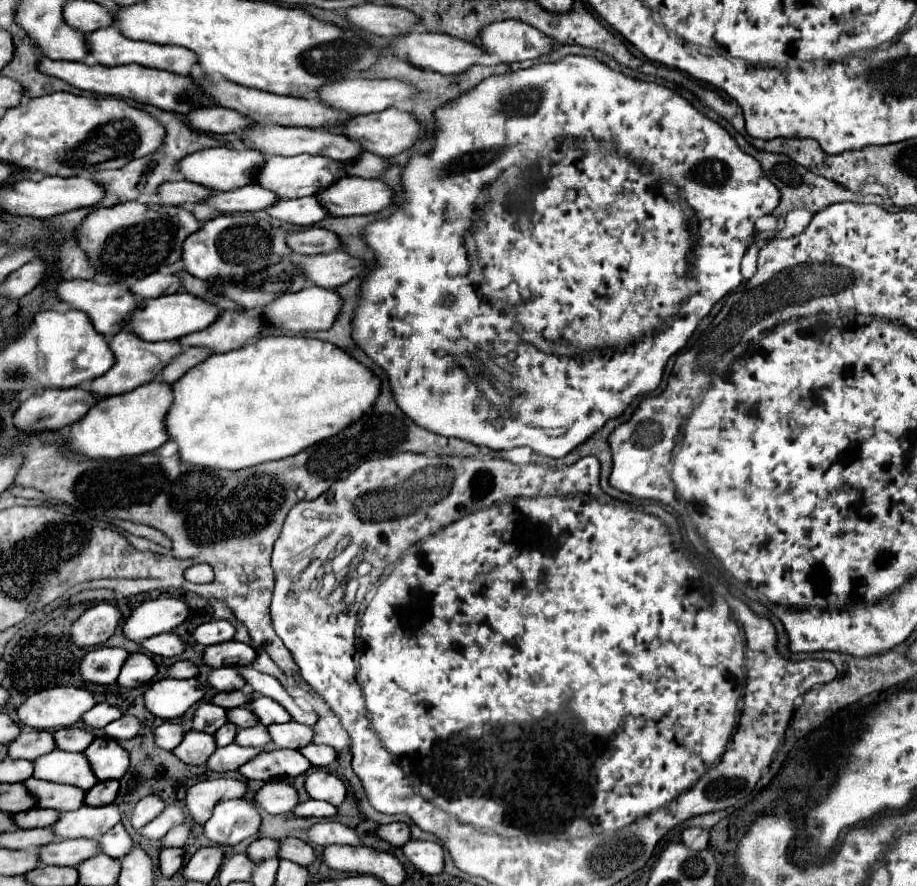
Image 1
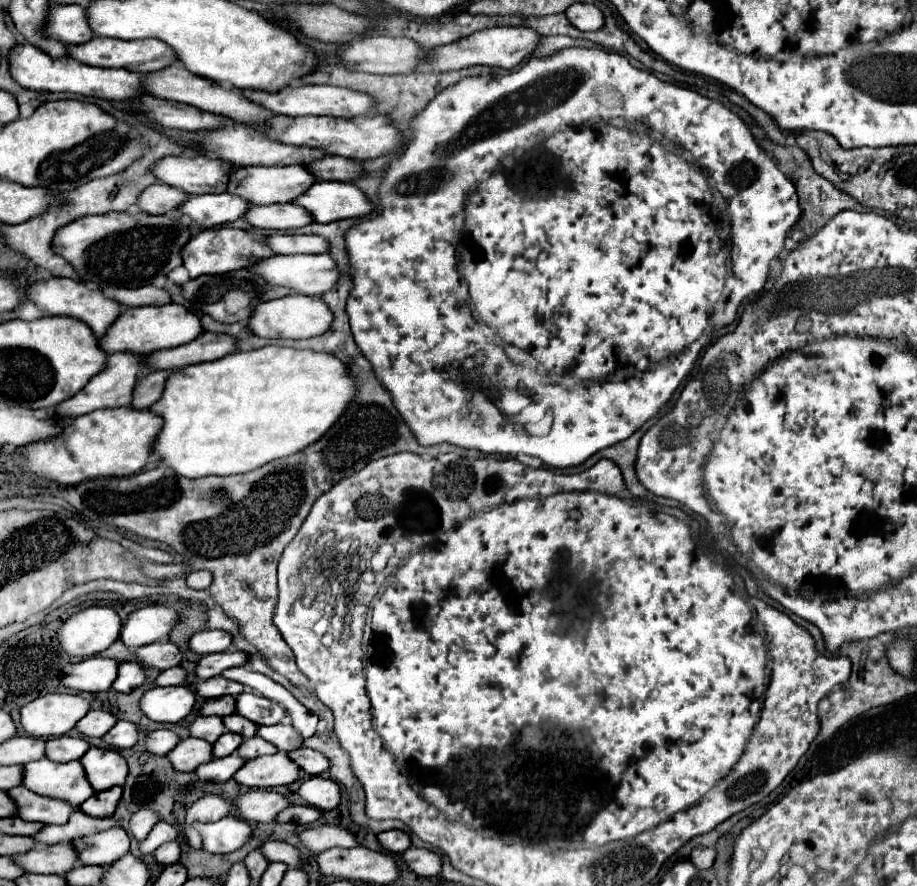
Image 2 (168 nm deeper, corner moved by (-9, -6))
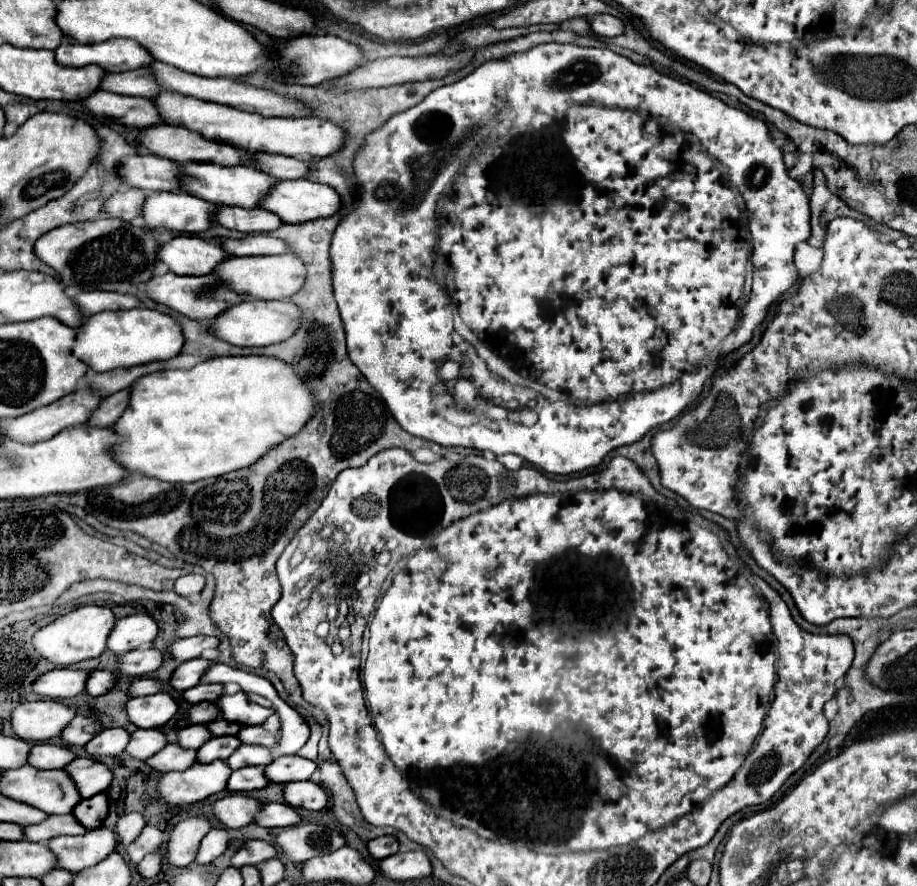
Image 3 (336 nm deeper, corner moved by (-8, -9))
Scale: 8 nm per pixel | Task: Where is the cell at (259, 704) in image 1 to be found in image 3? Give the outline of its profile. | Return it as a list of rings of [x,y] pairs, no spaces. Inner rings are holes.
[[[234,693],[234,695],[220,695],[216,699],[216,707],[222,713],[224,719],[240,723],[240,725],[260,725],[266,717],[270,717],[274,711],[266,709],[262,705],[252,703],[246,693]]]

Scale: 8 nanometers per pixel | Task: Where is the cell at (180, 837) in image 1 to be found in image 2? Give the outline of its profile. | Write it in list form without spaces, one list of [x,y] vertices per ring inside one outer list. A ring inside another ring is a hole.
[[[177,840],[167,842],[167,844],[163,844],[163,846],[159,846],[159,848],[155,850],[155,860],[157,860],[159,864],[165,864],[165,866],[177,862],[179,856],[181,856],[181,846],[179,846]]]

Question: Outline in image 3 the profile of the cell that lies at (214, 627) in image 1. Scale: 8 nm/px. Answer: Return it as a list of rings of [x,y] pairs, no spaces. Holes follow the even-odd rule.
[[[186,637],[186,639],[172,641],[168,651],[170,651],[170,655],[172,655],[172,659],[176,663],[182,663],[182,661],[200,657],[202,651],[214,649],[214,647],[218,647],[218,639],[216,637]]]

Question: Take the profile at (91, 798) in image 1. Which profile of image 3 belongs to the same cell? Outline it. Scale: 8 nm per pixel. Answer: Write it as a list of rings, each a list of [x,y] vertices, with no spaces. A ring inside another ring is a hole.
[[[98,793],[90,799],[82,799],[74,809],[72,815],[78,819],[80,825],[84,825],[86,829],[90,827],[100,827],[102,821],[108,815],[108,799],[104,793]]]

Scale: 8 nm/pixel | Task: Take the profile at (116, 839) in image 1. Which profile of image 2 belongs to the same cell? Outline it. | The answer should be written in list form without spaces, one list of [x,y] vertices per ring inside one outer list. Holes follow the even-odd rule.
[[[115,826],[111,830],[99,832],[97,836],[87,836],[81,840],[75,840],[73,846],[77,848],[83,864],[113,864],[115,860],[123,858],[129,852],[129,836],[123,828]],[[89,858],[95,858],[89,862]]]

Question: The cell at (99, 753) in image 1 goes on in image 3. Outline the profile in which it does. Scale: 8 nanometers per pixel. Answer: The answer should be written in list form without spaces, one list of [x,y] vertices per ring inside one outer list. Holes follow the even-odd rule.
[[[74,759],[70,761],[64,771],[70,775],[70,779],[74,781],[78,793],[82,795],[82,799],[88,799],[92,795],[98,795],[102,791],[108,789],[108,783],[112,781],[112,773],[108,771],[108,767],[104,767],[104,763],[94,761],[94,759]]]

